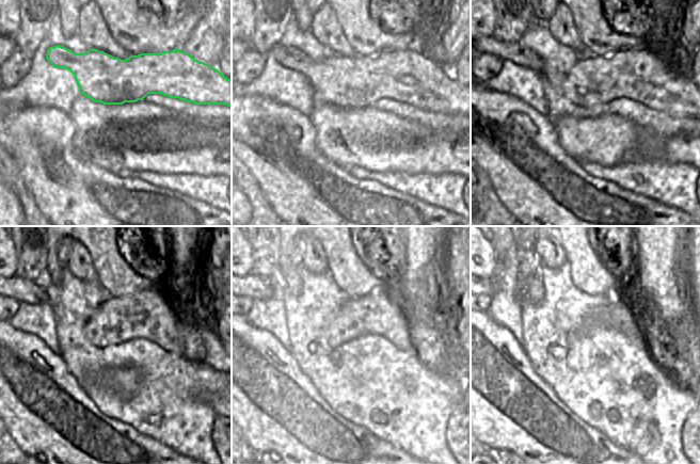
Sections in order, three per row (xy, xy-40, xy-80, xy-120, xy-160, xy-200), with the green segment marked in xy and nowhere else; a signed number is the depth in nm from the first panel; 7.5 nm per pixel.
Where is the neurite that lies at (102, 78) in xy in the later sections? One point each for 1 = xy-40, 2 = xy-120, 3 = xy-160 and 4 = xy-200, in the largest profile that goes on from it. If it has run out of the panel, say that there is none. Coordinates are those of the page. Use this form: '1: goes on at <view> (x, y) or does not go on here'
1: goes on at xy-40 (409, 77)
2: goes on at xy-120 (161, 315)
3: goes on at xy-160 (388, 313)
4: goes on at xy-200 (621, 314)

